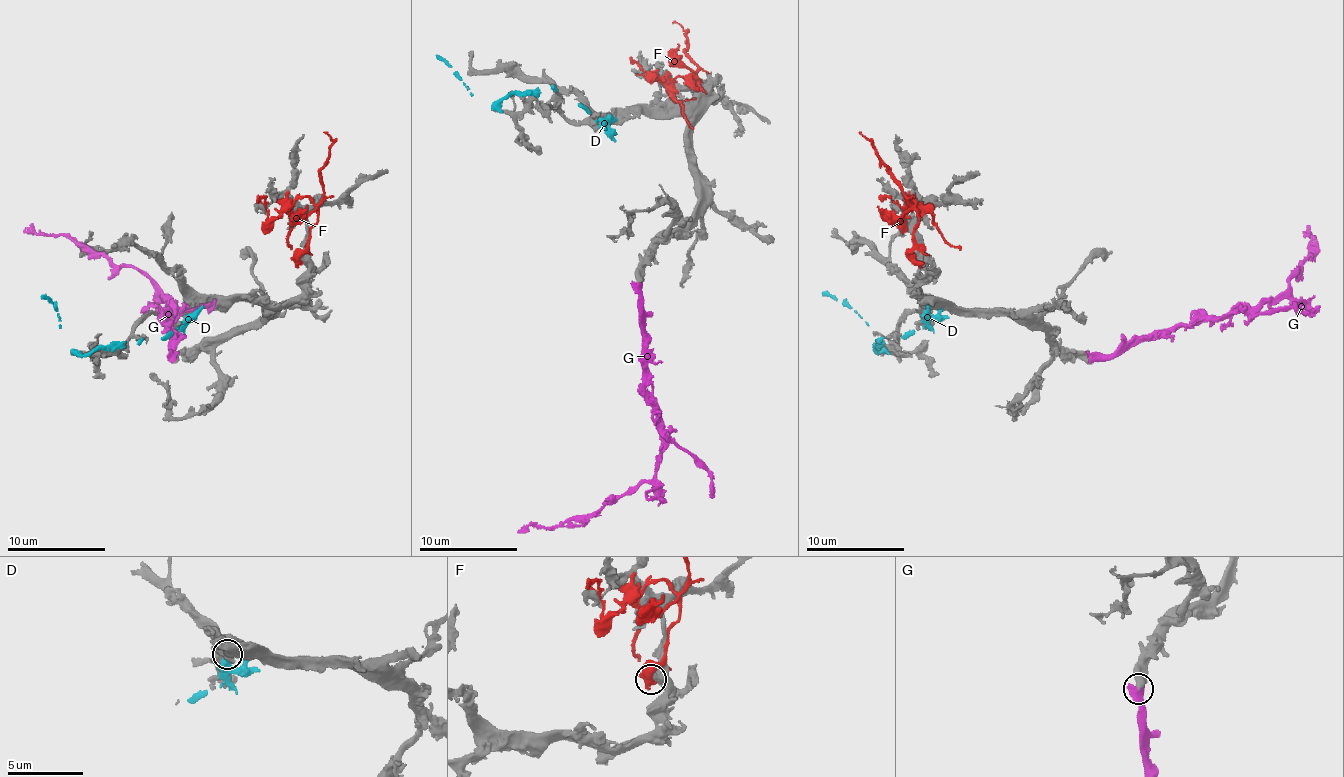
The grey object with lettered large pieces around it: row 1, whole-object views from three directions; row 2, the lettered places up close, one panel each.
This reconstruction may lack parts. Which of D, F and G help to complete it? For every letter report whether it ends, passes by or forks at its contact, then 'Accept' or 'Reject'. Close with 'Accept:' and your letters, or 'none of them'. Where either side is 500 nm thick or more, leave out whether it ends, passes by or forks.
D: Reject
F: Reject
G: Accept
Accept: G

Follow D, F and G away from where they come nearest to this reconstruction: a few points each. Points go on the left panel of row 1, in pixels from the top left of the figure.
D: (200, 308), (176, 330), (136, 343), (97, 345), (80, 355), (72, 348), (60, 328), (57, 309), (41, 294)
F: (299, 261), (310, 229), (317, 222), (323, 192), (320, 175), (331, 141), (323, 131)
G: (173, 358), (168, 333), (164, 333), (173, 305), (135, 267), (117, 267), (62, 235), (23, 233)

